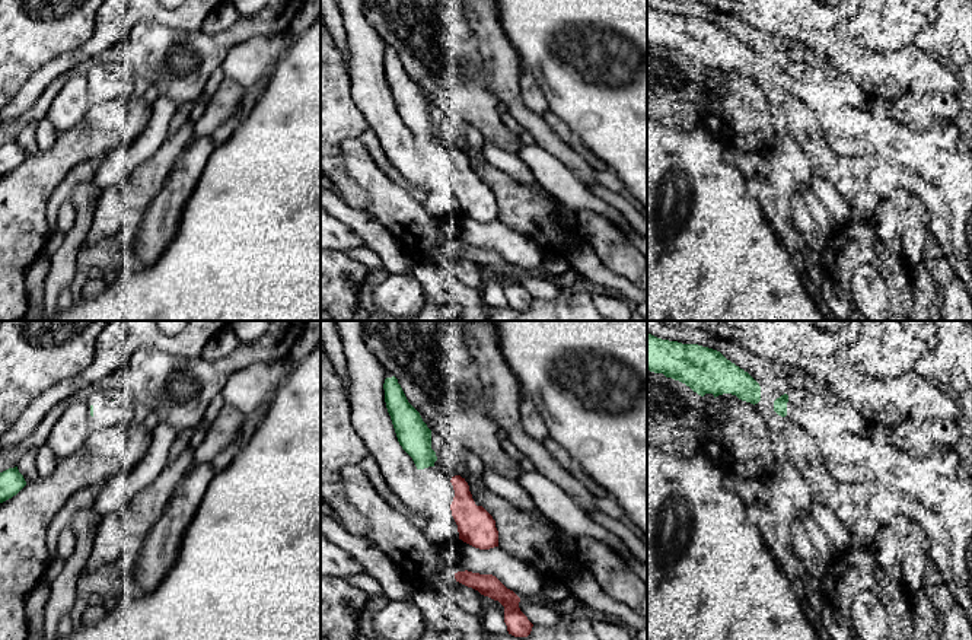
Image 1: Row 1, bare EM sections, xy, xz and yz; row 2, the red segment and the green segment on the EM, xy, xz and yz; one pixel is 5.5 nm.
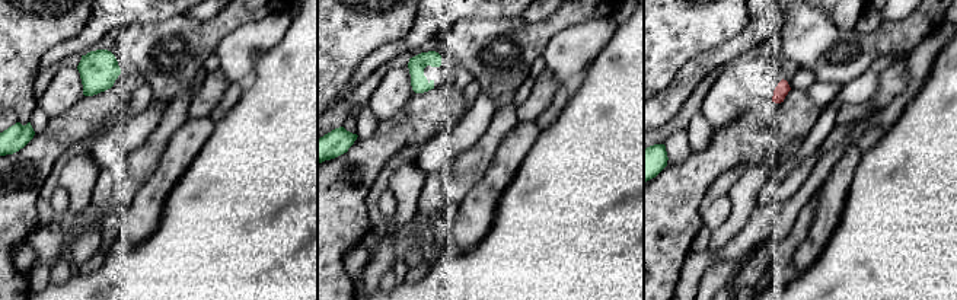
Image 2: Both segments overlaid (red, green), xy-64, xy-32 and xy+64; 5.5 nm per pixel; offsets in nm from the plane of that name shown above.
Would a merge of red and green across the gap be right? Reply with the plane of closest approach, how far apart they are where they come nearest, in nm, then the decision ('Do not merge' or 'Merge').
Closest in xz. Distance 120 nm. Merge

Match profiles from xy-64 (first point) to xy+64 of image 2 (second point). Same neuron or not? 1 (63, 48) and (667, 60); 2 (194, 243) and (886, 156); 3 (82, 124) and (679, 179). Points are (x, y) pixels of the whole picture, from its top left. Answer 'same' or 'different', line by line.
1: different
2: same
3: same

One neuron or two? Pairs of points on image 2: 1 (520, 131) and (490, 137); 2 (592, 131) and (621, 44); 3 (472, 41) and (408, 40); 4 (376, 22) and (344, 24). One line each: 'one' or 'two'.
1: two
2: one
3: two
4: one

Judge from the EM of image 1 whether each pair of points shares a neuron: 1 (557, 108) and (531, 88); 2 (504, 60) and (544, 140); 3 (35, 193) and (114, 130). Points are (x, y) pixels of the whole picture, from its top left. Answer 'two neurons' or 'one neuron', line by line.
1: two neurons
2: one neuron
3: one neuron

